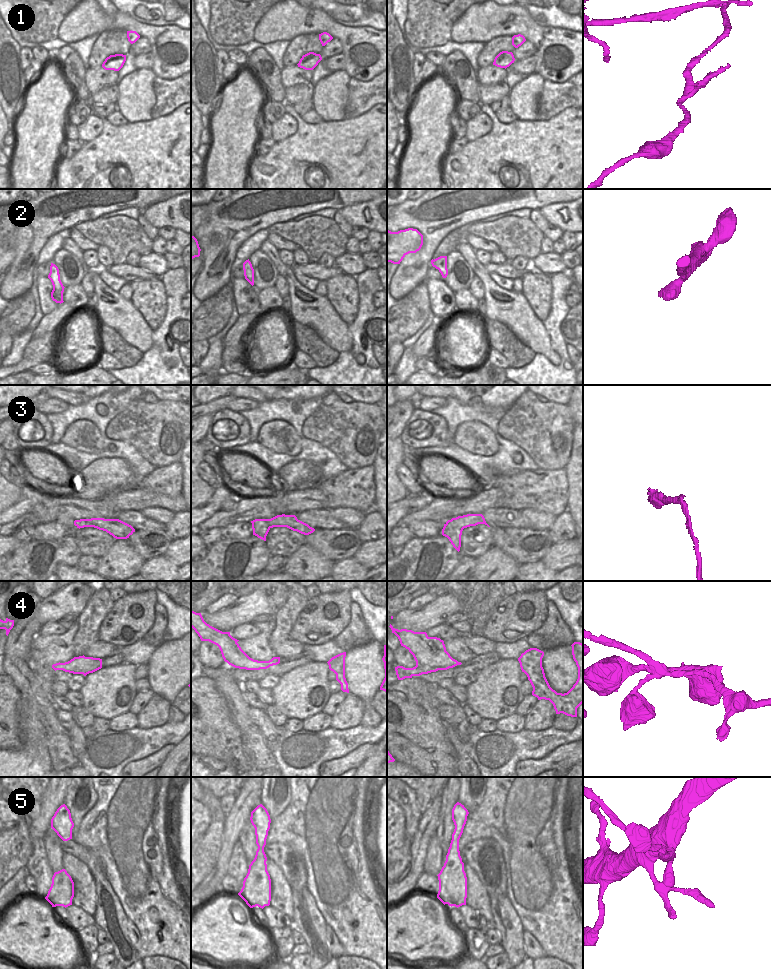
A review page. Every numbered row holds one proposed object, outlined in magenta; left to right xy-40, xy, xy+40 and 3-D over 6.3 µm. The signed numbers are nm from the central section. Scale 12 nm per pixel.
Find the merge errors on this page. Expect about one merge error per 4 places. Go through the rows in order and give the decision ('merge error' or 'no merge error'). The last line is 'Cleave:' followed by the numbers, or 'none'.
1: merge error
2: no merge error
3: merge error
4: merge error
5: no merge error
Cleave: 1, 3, 4

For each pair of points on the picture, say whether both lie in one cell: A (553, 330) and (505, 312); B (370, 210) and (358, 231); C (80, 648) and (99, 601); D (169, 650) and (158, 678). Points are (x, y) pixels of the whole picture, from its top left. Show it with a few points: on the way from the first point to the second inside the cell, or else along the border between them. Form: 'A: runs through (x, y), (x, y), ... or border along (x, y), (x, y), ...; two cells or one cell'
A: border along (542, 321), (549, 337), (550, 346), (553, 349); two cells
B: border along (352, 226), (364, 226), (369, 231); two cells
C: runs through (85, 636), (89, 620), (94, 613); one cell
D: runs through (169, 657), (169, 660), (160, 671); one cell

